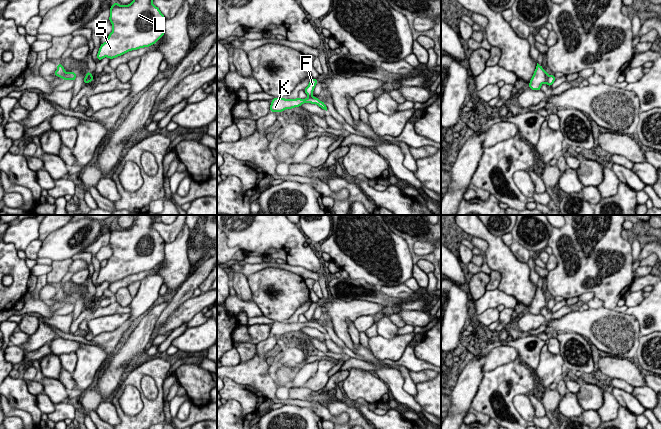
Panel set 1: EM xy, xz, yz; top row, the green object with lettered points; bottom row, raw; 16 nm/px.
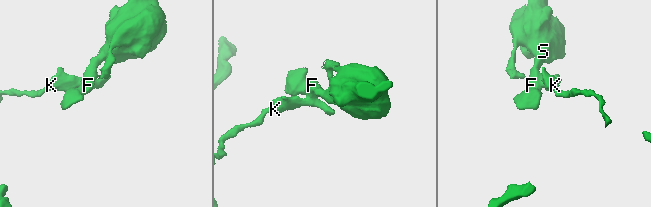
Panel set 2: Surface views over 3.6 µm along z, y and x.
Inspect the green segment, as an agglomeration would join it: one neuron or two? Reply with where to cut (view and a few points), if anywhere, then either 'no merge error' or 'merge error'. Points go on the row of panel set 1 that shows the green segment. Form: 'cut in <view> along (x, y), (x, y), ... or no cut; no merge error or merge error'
cut in yz along (547, 74), (545, 82); merge error

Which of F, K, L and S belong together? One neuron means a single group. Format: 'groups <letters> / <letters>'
groups F L S / K

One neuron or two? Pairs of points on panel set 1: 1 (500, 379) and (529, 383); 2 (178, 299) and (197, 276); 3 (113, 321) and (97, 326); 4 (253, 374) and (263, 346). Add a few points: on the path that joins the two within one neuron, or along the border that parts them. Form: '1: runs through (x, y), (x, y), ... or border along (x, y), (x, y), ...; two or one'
1: runs through (507, 379), (517, 378), (522, 380); one
2: runs through (184, 293), (193, 282); one
3: runs through (109, 323), (101, 324); one
4: runs through (257, 367), (261, 353); one

